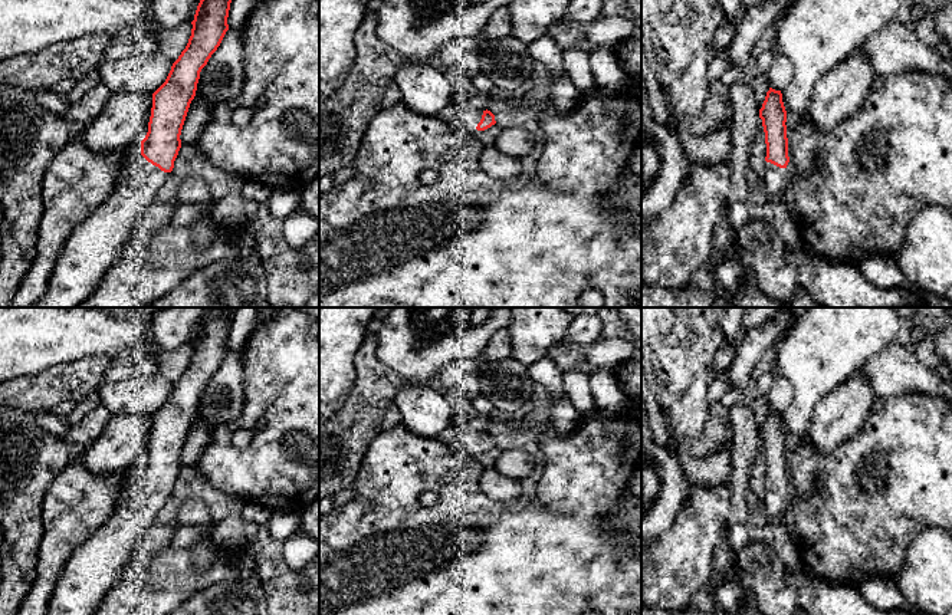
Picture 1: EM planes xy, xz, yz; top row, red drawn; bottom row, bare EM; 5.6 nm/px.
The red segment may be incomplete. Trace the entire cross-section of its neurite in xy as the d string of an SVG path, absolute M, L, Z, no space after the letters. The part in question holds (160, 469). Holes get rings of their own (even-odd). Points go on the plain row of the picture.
M210 308L207 310L191 343L191 358L186 371L173 385L165 404L152 415L148 454L141 463L141 476L134 481L127 500L85 543L75 549L63 568L45 615L93 615L108 591L121 581L122 566L131 549L155 523L160 510L174 490L181 470L181 451L196 418L200 394L229 352L232 316L233 308Z

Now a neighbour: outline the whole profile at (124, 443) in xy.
M151 414L114 415L81 460L95 476L116 476L138 467L148 454L151 430Z

